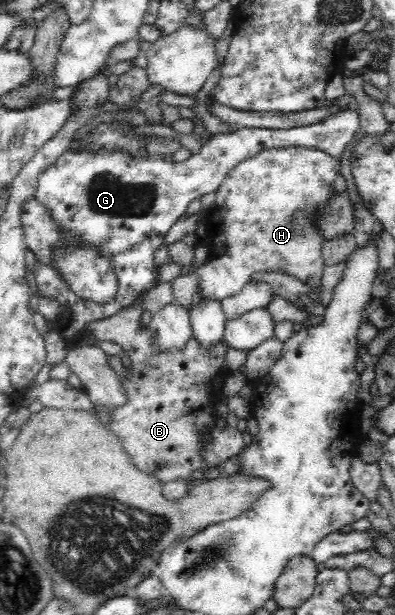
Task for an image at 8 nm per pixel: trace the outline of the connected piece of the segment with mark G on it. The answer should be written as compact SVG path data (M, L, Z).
M352 102L350 107L338 109L319 123L308 126L278 130L237 128L225 134L210 134L198 153L191 153L184 162L175 165L161 158L146 160L121 152L80 154L66 151L38 178L35 199L50 210L50 217L54 217L62 229L74 237L75 242L85 242L109 253L118 276L119 292L114 302L104 305L76 298L50 266L38 265L37 262L34 275L39 295L55 298L62 307L62 313L52 329L73 347L72 333L75 330L85 332L86 324L118 314L134 304L142 292L153 289L158 276L158 268L153 265L153 254L161 246L162 237L182 217L192 200L216 192L228 172L242 160L254 158L264 150L292 146L321 150L332 158L340 159L358 128L360 115Z

